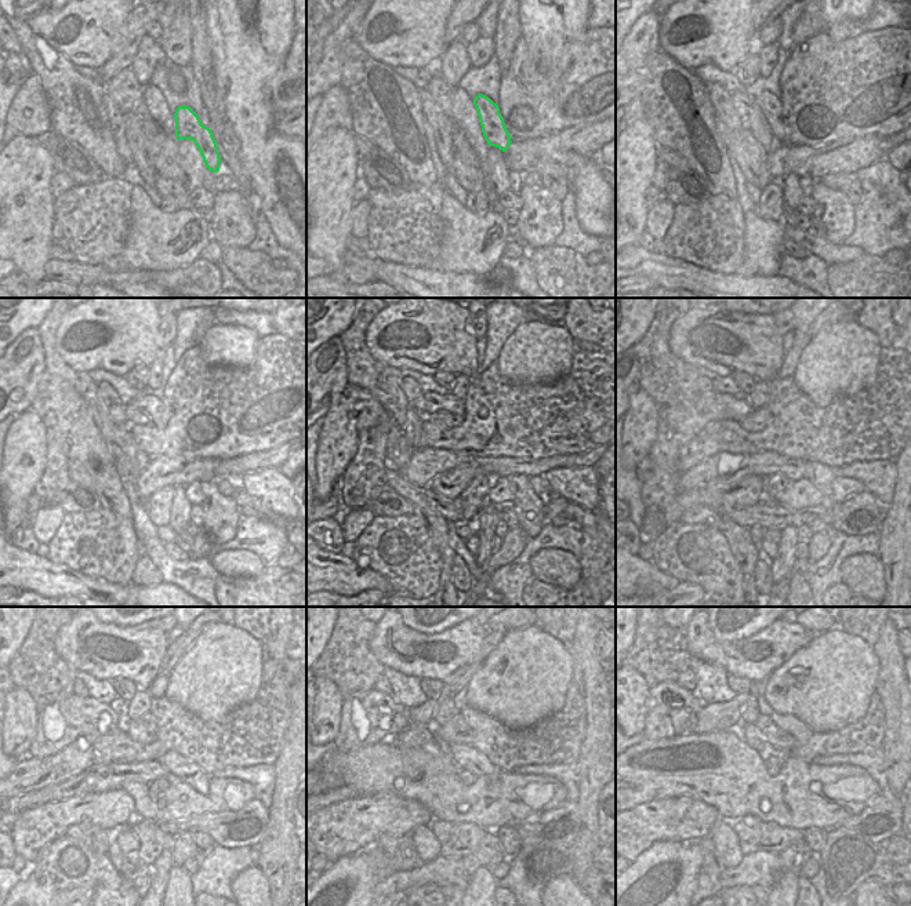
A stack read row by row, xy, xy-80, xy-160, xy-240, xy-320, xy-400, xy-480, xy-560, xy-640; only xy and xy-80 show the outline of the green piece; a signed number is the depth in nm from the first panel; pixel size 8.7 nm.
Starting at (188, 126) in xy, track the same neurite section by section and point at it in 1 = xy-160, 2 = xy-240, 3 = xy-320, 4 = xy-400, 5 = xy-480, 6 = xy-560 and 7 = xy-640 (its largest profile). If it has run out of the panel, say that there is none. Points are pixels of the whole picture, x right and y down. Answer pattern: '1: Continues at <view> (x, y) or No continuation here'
1: Continues at xy-160 (770, 105)
2: Continues at xy-240 (152, 407)
3: Continues at xy-320 (428, 404)
4: Continues at xy-400 (678, 425)
5: Continues at xy-480 (60, 724)
6: Continues at xy-560 (367, 716)
7: Continues at xy-640 (674, 710)

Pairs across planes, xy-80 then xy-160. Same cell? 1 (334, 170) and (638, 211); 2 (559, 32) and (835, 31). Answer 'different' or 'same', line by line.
1: same
2: different

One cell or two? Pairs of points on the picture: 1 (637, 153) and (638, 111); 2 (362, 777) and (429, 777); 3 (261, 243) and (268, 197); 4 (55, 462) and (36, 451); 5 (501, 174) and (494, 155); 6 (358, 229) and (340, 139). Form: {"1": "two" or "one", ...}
{"1": "two", "2": "one", "3": "two", "4": "two", "5": "one", "6": "two"}

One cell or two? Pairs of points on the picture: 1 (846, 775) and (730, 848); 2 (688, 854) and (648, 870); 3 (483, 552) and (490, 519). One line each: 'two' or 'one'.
1: two
2: one
3: one

